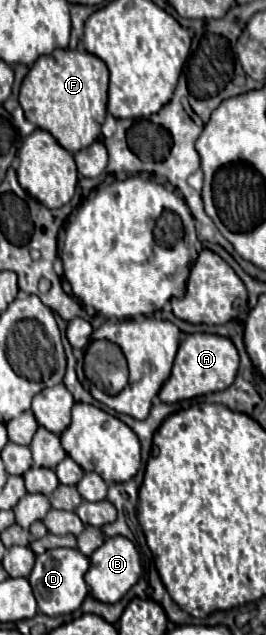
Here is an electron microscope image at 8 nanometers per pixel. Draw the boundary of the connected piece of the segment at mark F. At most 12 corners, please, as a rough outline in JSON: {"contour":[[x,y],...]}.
{"contour":[[42,55],[20,87],[30,123],[76,153],[100,137],[108,67]]}

